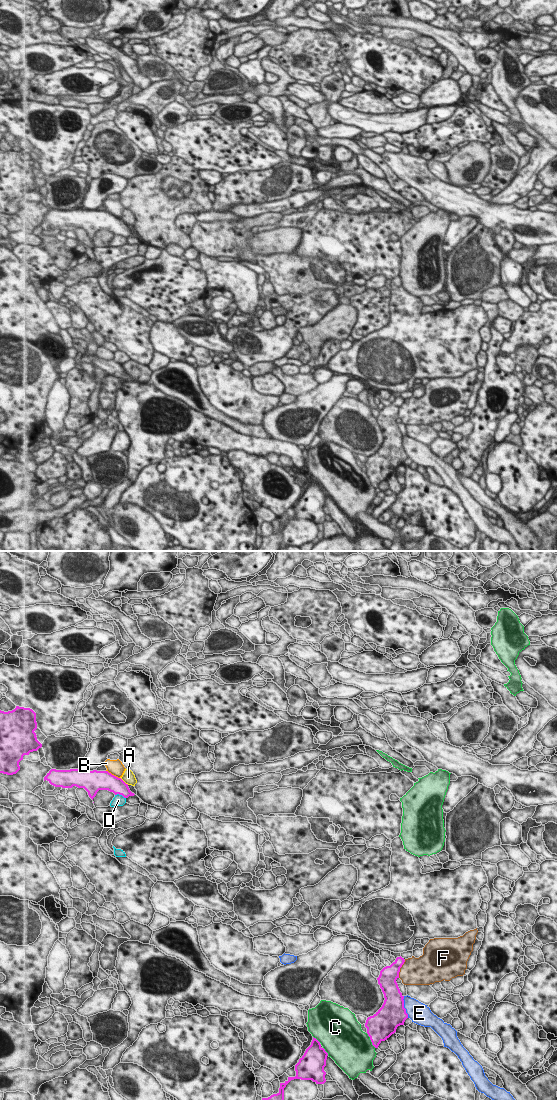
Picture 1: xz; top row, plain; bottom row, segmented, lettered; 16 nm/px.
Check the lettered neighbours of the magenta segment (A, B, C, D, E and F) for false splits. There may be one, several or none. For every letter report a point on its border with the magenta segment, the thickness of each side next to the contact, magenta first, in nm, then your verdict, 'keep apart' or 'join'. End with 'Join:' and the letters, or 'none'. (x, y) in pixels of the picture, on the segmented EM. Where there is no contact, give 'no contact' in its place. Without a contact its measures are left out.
A: xz (123, 781) | 260/200 nm | keep apart
B: xz (113, 775) | 320/240 nm | keep apart
C: xz (370, 1039) | 420/480 nm | keep apart
D: xz (120, 794) | 260/180 nm | keep apart
E: xz (403, 1007) | 420/320 nm | keep apart
F: xz (399, 969) | 280/440 nm | keep apart
Join: none

